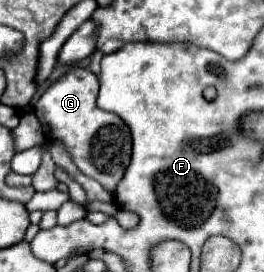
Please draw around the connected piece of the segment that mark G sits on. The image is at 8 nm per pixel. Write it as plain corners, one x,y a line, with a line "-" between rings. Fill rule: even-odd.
71,68
65,76
61,76
41,94
35,104
35,114
41,116
41,122
47,126
47,136
67,146
79,170
101,182
109,192
113,192
131,160
131,132
129,126
117,114
103,112
101,108
97,108
97,90
99,80
91,70
-
101,128
105,128
105,132
101,132

